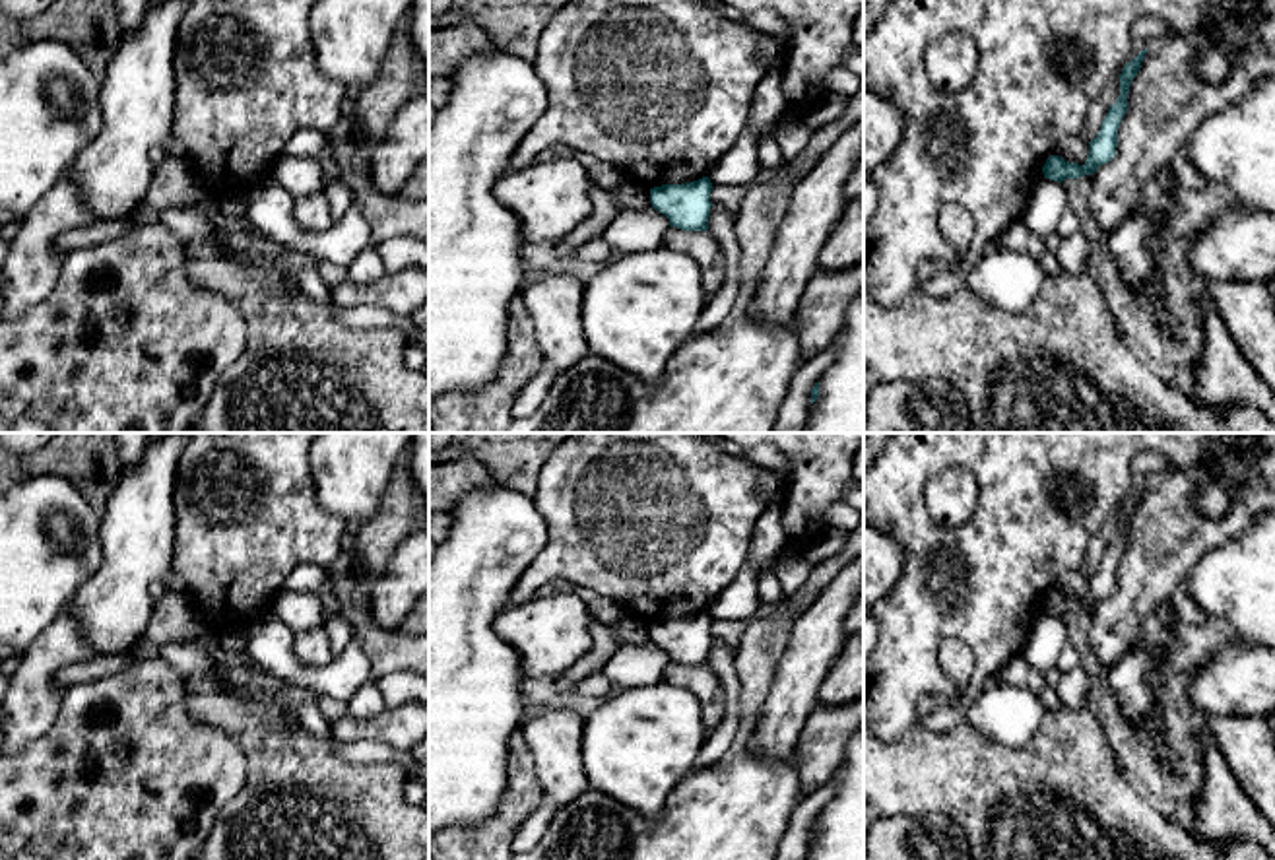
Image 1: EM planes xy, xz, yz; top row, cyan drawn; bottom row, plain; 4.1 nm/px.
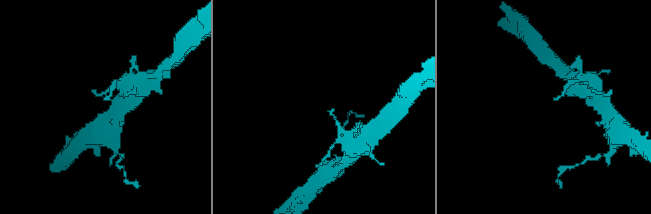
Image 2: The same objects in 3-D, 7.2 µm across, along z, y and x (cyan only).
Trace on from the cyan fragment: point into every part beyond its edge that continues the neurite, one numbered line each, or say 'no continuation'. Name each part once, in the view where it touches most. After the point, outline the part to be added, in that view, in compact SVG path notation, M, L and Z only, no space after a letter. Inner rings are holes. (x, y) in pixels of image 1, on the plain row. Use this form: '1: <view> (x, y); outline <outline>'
no continuation

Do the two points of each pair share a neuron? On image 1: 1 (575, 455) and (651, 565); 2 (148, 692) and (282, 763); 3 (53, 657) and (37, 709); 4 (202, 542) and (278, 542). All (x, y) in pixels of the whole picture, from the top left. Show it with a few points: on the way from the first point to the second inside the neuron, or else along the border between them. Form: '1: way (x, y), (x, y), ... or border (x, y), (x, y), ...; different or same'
1: way (602, 482), (651, 530), (651, 538); same
2: border (189, 694), (189, 711), (231, 740); different
3: way (39, 670), (37, 695); same
4: way (222, 542), (259, 542); same

